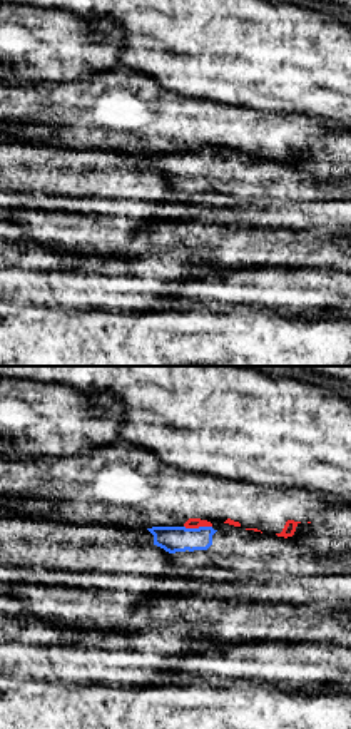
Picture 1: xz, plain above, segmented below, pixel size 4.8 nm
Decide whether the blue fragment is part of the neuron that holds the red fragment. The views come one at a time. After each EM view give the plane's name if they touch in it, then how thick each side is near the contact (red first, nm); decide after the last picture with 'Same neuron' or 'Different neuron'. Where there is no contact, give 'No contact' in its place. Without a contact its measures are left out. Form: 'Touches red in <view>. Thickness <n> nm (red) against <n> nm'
Touches red in xz. Thickness 50 nm (red) against 130 nm

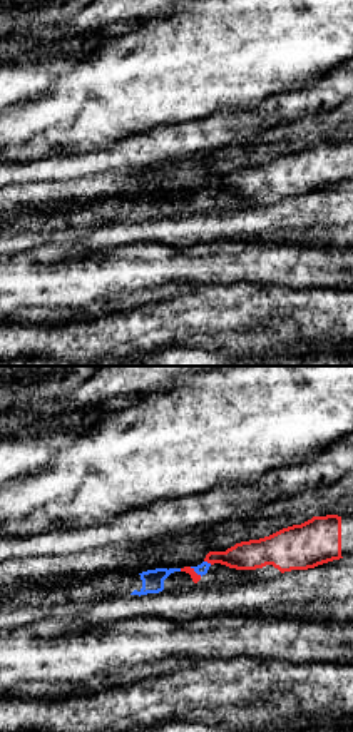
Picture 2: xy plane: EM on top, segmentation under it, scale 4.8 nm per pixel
Touches red in xy. Thickness 40 nm (red) against 50 nm

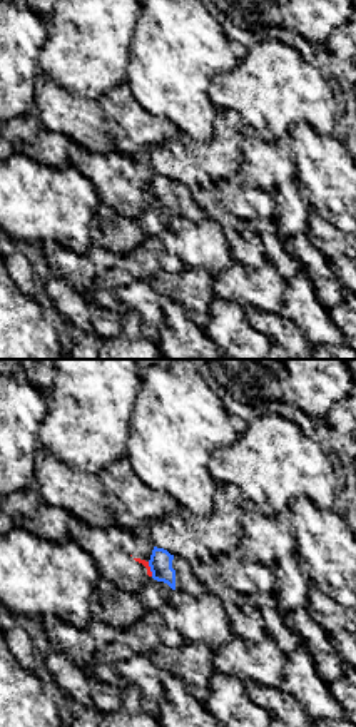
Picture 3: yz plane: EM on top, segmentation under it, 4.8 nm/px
Touches red in yz. Thickness 30 nm (red) against 110 nm

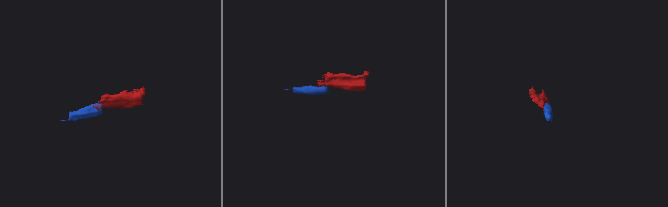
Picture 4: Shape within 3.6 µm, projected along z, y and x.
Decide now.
Different neuron

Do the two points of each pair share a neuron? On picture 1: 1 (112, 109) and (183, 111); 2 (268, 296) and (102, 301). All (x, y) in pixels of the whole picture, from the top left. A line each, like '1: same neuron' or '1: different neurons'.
1: same neuron
2: same neuron

